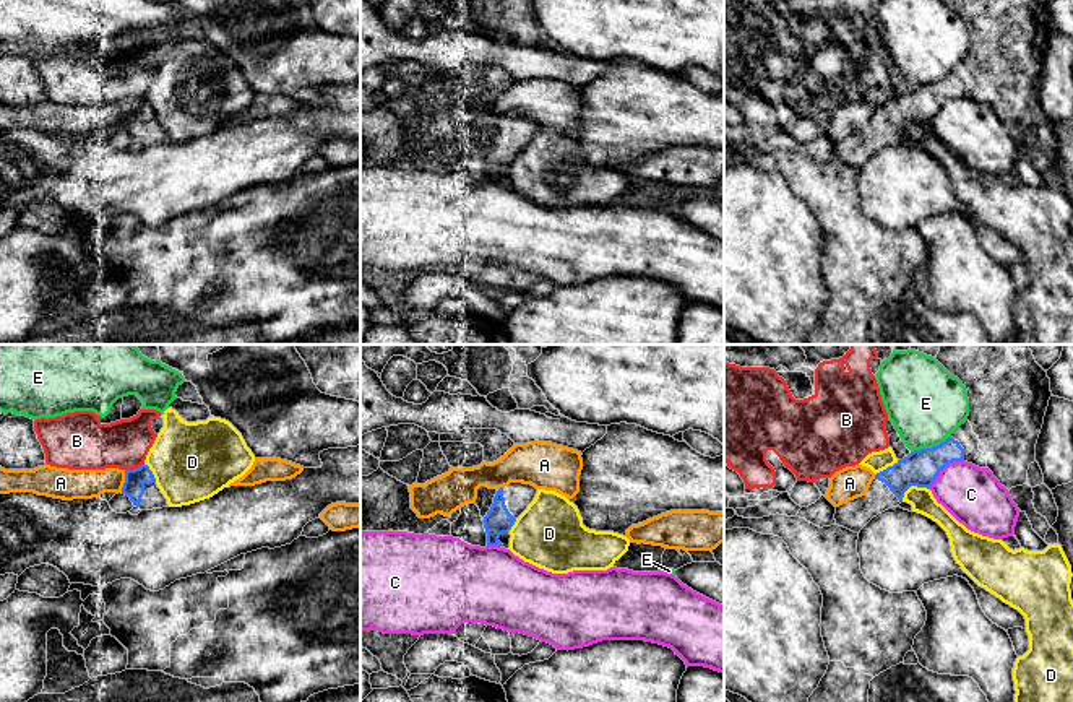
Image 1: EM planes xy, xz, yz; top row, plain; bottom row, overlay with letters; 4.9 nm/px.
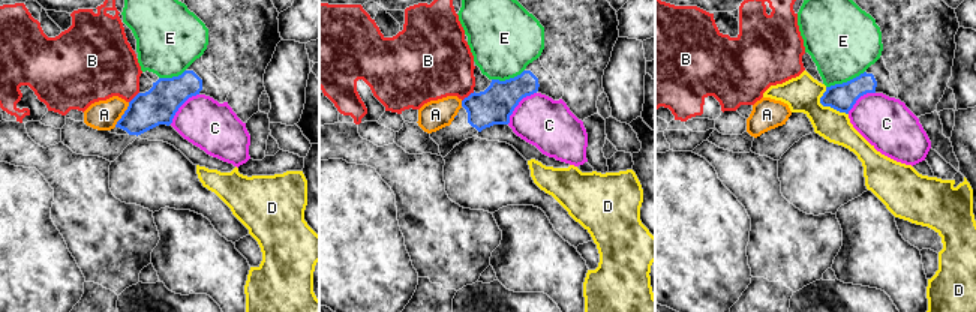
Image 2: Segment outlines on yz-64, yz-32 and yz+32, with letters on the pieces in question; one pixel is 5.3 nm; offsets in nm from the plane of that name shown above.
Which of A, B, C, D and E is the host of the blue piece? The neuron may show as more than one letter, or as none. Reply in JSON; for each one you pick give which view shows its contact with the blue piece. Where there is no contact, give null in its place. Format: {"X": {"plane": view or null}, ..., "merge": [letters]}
{"merge": []}

